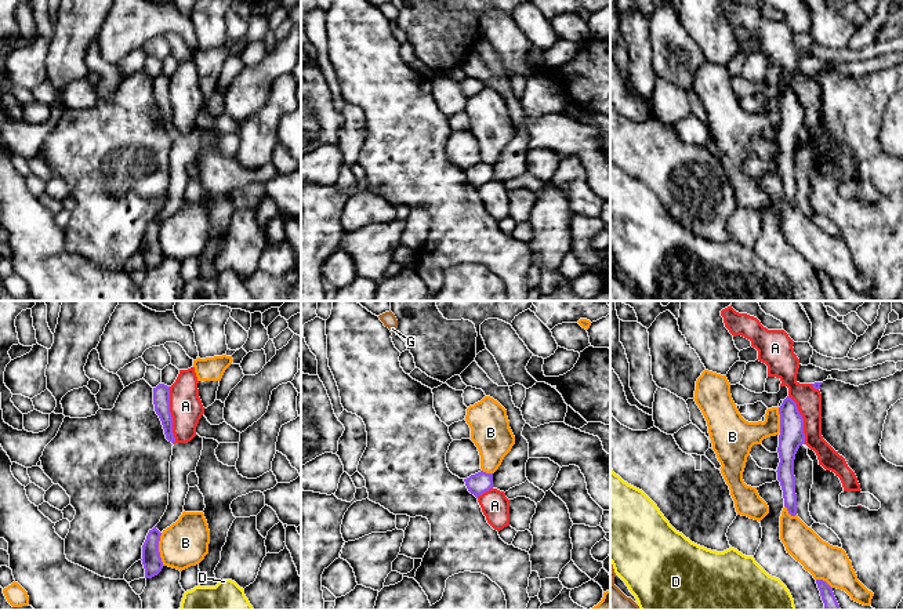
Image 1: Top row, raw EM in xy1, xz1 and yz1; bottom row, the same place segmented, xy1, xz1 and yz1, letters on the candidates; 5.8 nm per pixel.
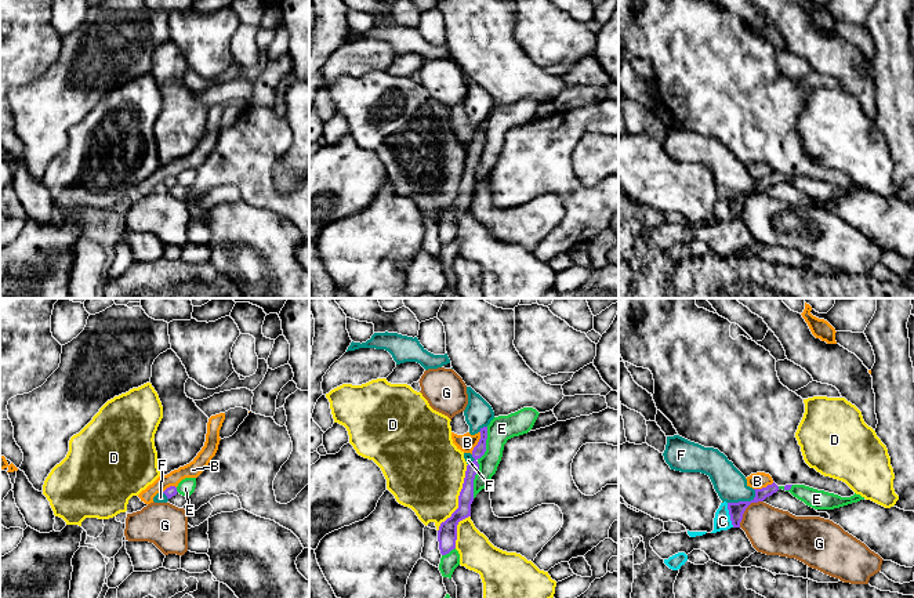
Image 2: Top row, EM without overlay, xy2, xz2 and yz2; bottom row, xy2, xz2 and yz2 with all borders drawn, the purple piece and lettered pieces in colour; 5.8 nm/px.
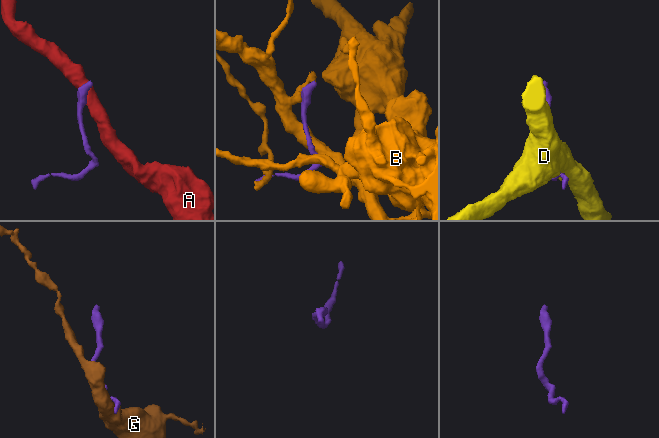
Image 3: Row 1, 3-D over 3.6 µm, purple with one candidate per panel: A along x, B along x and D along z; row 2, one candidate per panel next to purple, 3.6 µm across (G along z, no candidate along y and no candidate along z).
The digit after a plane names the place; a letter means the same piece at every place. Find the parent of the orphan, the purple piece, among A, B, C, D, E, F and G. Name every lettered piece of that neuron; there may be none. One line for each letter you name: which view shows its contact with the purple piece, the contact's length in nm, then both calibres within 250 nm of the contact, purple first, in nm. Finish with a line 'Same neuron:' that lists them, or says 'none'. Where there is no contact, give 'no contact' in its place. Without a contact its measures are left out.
C: meets purple in yz2; contact 150 nm long; 90 nm thick on the purple side, 100 nm on the other
Same neuron: C

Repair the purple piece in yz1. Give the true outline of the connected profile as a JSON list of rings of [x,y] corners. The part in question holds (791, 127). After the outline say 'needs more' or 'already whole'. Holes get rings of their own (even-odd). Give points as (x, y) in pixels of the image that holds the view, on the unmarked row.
[[[786,88],[779,98],[780,126],[779,126],[779,157],[777,171],[780,173],[784,189],[784,197],[791,207],[797,206],[797,185],[794,150],[798,139],[805,135],[804,109],[798,102],[797,94]]]; already whole

